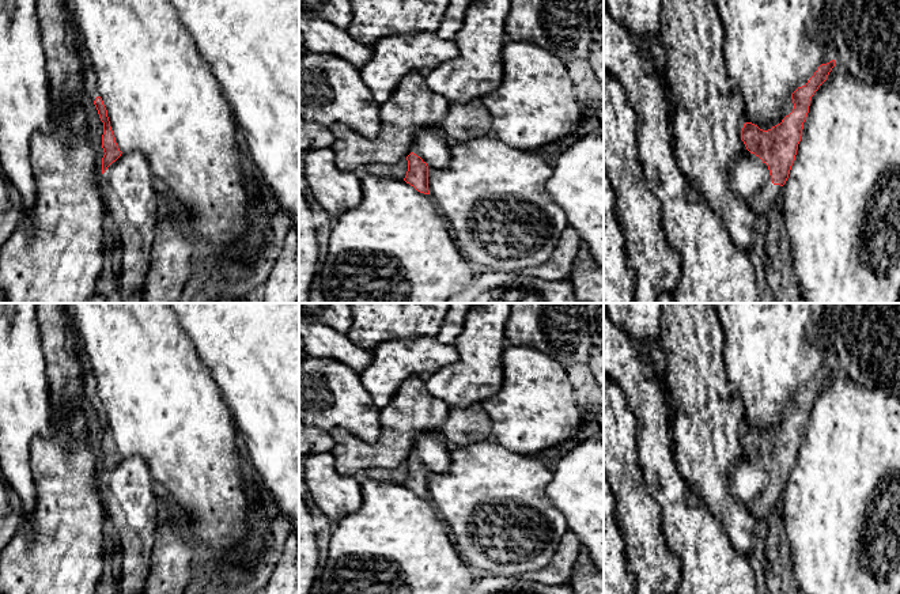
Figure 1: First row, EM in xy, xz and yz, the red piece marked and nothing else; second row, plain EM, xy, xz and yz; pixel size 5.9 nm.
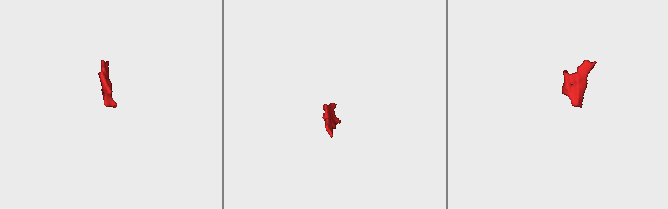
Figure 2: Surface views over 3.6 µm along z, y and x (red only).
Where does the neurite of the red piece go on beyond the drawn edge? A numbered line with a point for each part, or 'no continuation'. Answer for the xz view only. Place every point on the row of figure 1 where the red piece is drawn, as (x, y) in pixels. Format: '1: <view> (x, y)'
1: xz (434, 148)

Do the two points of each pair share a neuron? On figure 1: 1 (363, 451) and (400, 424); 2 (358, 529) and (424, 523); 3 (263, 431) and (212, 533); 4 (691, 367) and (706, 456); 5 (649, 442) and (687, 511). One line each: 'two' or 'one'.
1: one
2: one
3: two
4: one
5: one

